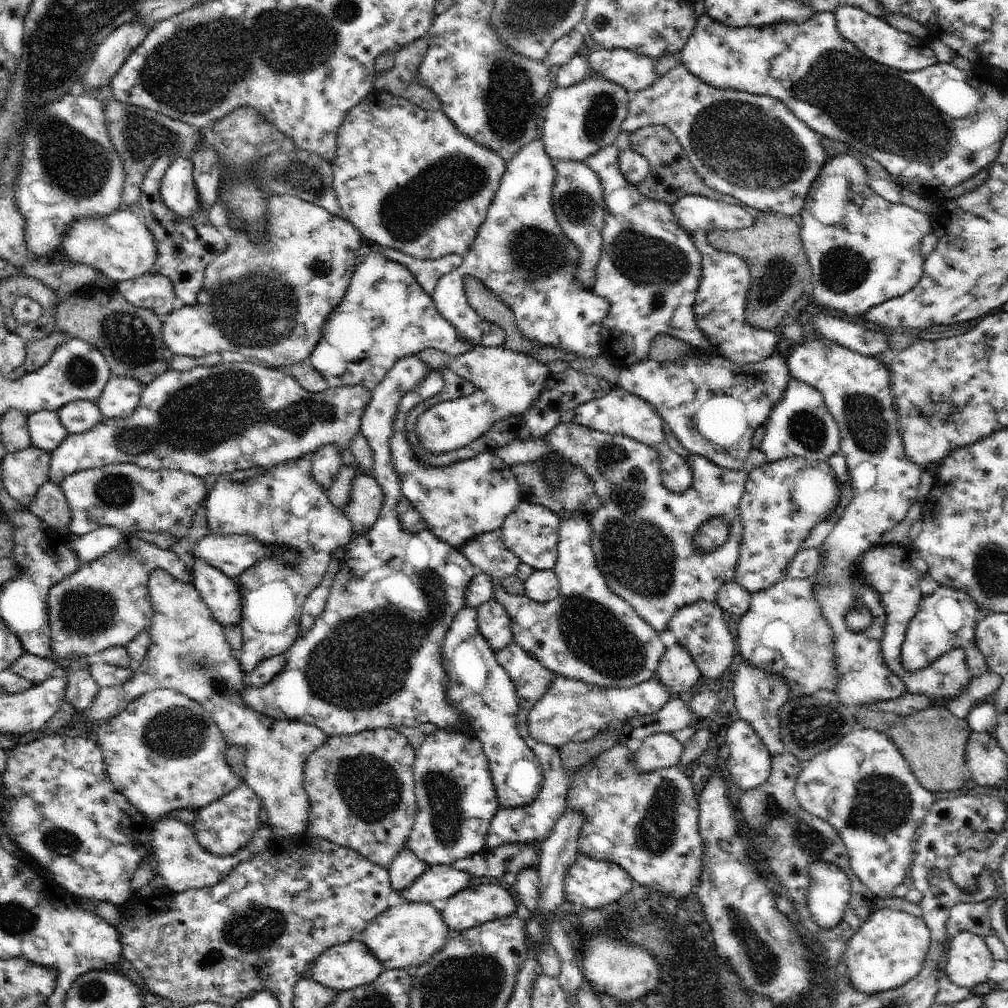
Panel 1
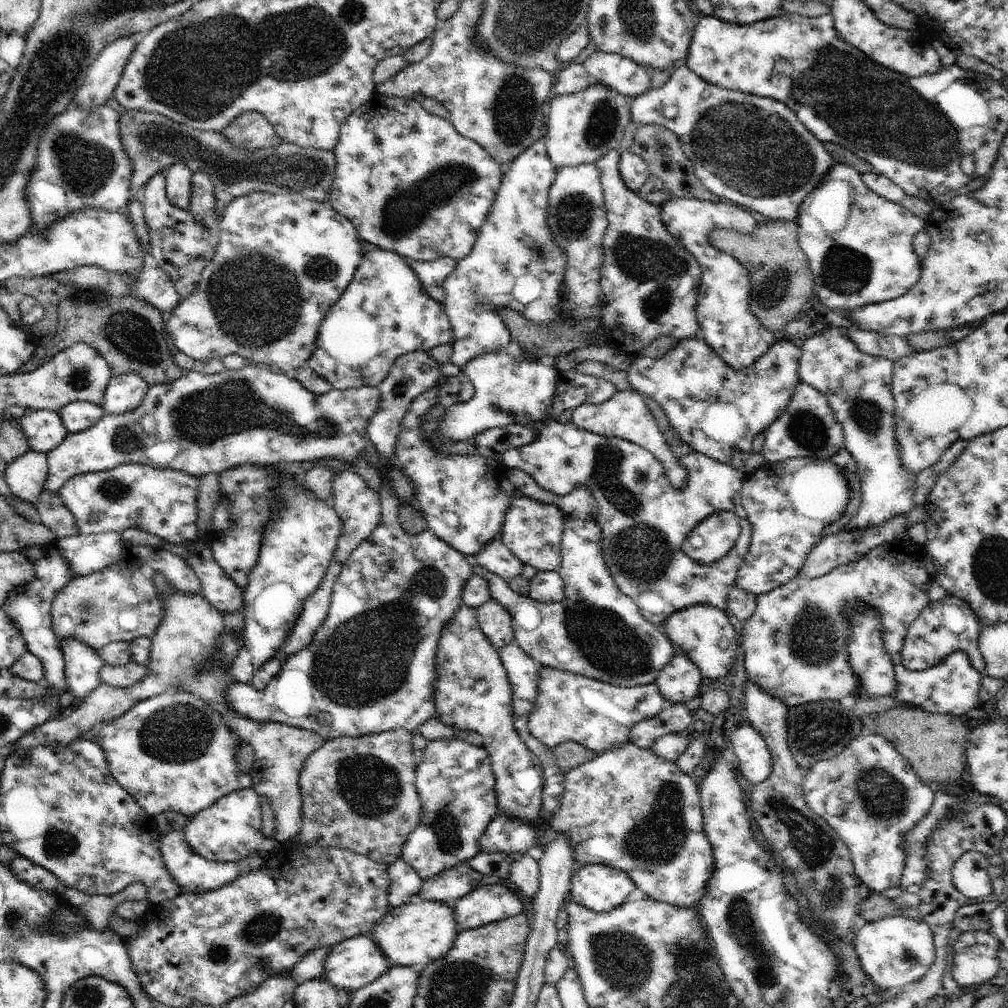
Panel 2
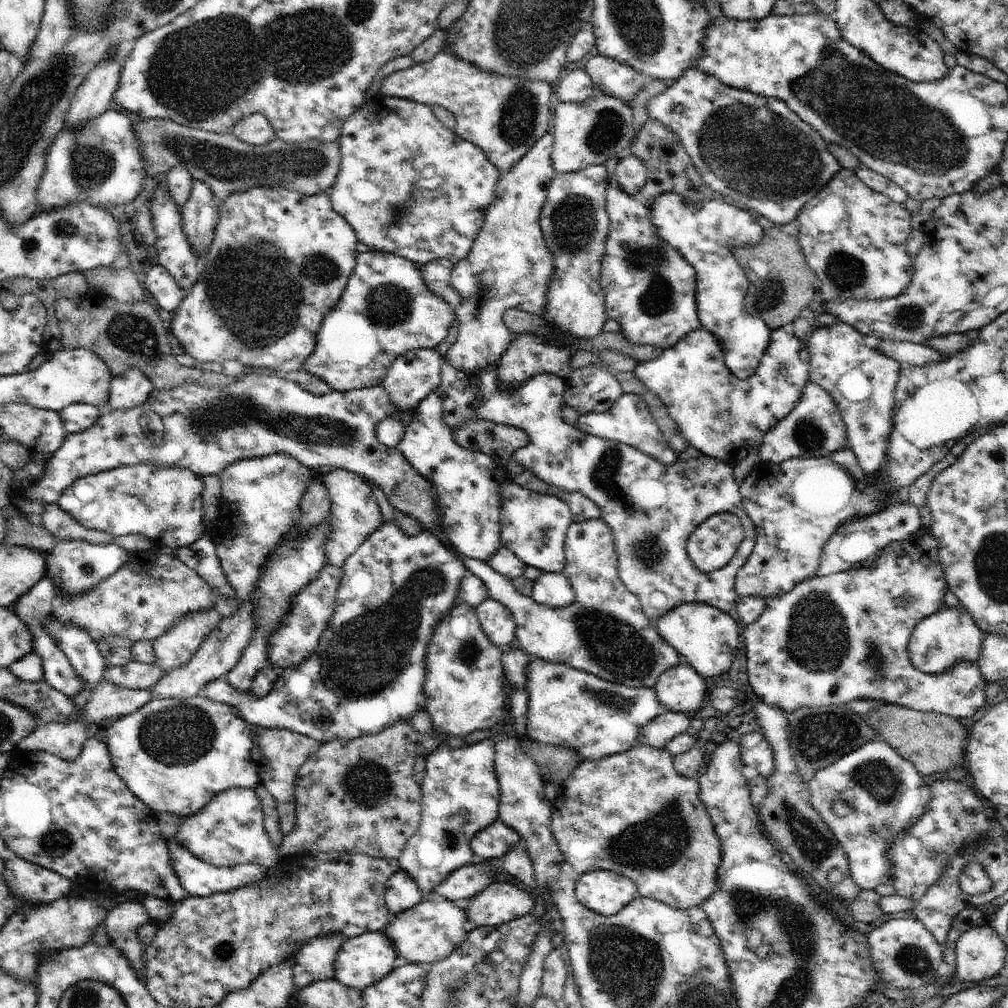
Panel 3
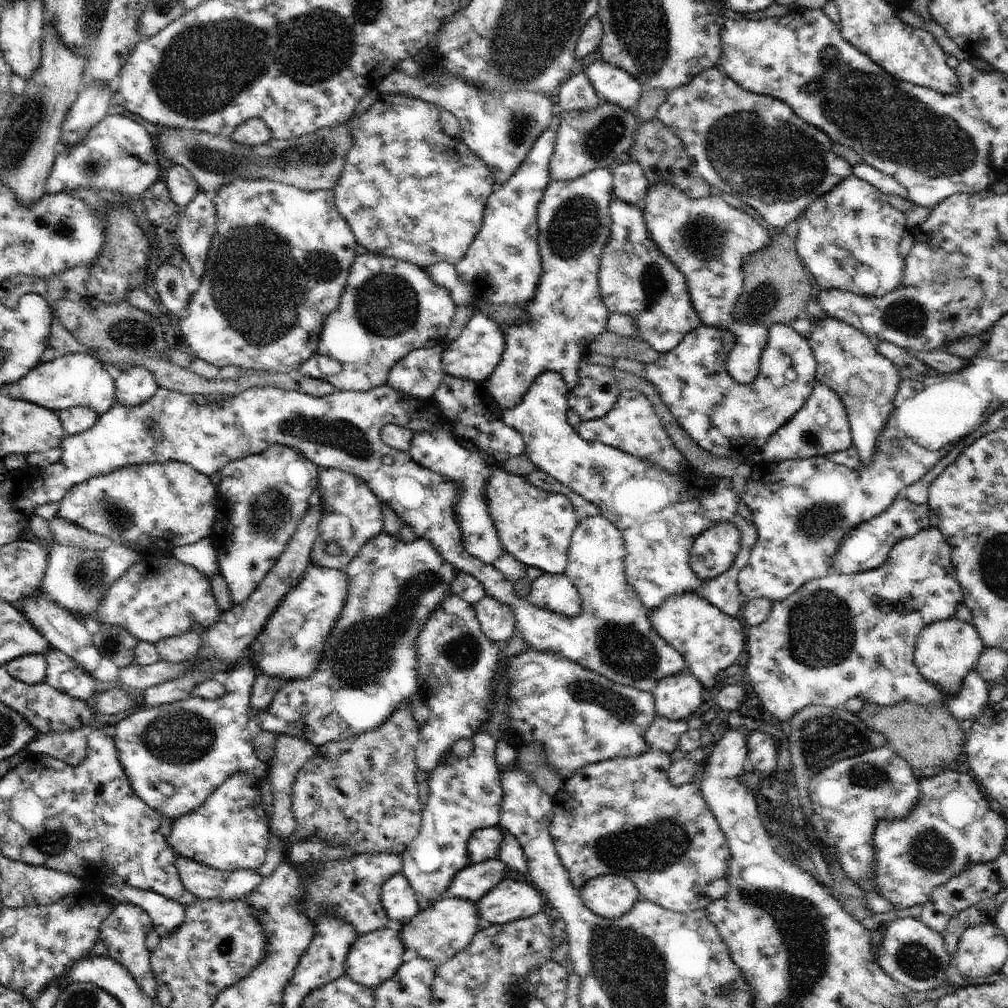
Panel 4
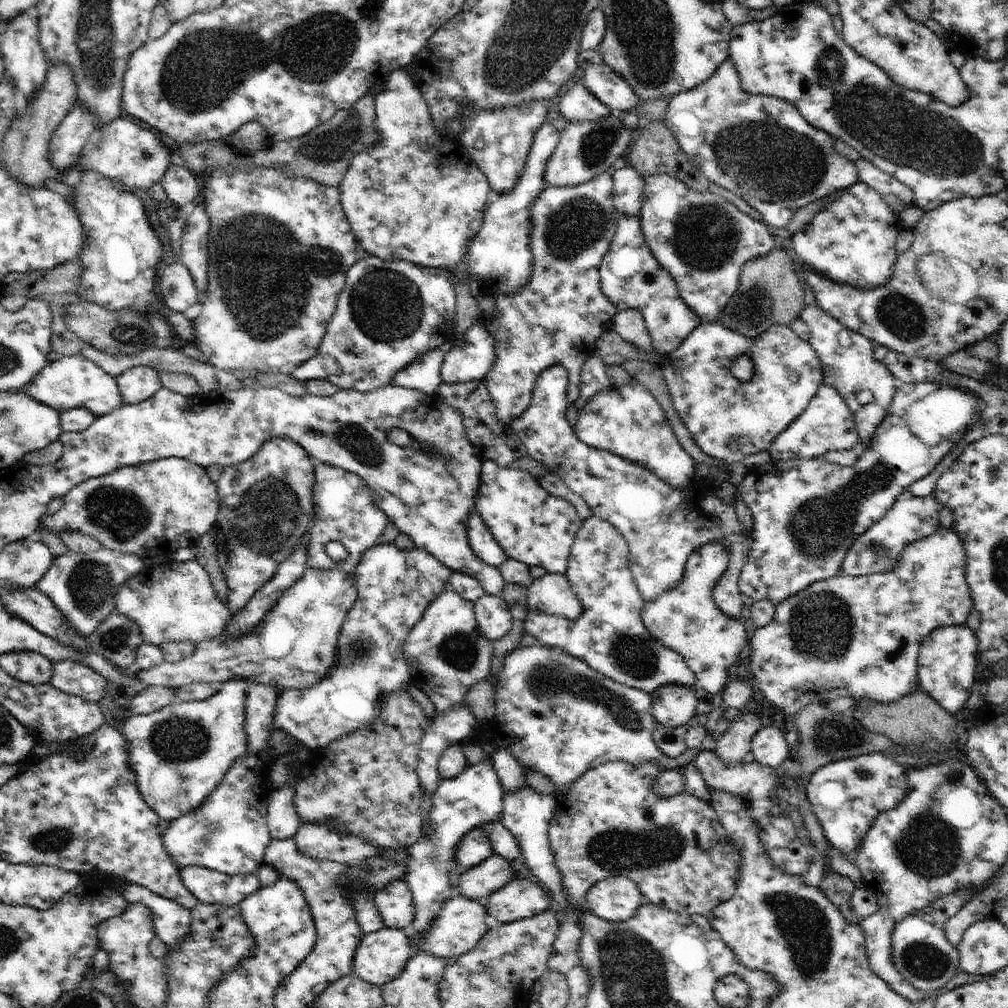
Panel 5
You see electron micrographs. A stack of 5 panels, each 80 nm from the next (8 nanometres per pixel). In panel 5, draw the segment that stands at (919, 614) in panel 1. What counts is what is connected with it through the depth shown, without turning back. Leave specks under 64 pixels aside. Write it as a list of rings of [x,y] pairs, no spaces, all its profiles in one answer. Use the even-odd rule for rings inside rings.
[[[966,626],[940,627],[933,630],[920,645],[917,656],[917,677],[921,690],[954,716],[965,710],[977,676],[978,639]]]

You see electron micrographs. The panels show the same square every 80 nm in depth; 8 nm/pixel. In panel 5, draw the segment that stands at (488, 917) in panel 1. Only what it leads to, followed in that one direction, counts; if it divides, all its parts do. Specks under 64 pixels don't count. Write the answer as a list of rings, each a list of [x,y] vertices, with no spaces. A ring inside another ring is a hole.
[[[512,879],[484,901],[487,914],[502,923],[511,923],[548,910],[552,897],[530,879]]]

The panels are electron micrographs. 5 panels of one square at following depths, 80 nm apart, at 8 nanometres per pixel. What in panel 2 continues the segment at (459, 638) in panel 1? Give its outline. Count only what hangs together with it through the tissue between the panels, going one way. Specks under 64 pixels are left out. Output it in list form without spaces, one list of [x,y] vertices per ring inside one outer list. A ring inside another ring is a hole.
[[[464,604],[458,608],[454,617],[442,628],[441,640],[438,640],[436,650],[436,674],[438,680],[434,684],[434,702],[436,714],[440,716],[442,724],[455,730],[473,730],[484,739],[482,747],[490,756],[492,772],[495,777],[498,814],[508,818],[524,820],[526,824],[538,828],[538,847],[543,850],[556,838],[546,820],[542,820],[542,794],[544,789],[543,767],[530,751],[530,748],[520,740],[514,728],[514,714],[512,707],[512,686],[508,681],[508,674],[502,665],[498,652],[494,650],[488,638],[484,636],[477,620],[477,610]]]

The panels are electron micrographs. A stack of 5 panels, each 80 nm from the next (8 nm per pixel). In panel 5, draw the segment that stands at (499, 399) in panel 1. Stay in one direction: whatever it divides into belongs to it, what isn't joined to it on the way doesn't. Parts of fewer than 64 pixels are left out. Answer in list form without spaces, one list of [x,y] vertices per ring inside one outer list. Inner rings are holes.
[[[552,366],[538,376],[534,390],[532,390],[530,406],[526,408],[526,412],[522,412],[522,416],[512,420],[509,427],[527,448],[527,455],[540,462],[544,468],[548,468],[548,471],[557,474],[558,478],[572,492],[586,500],[586,504],[594,512],[593,516],[614,524],[620,534],[626,538],[629,546],[628,568],[645,603],[658,600],[658,597],[662,596],[664,592],[676,588],[676,584],[682,582],[682,576],[684,576],[687,567],[686,561],[696,548],[715,541],[726,544],[730,562],[718,580],[718,584],[712,590],[712,600],[718,605],[718,608],[722,609],[722,612],[726,613],[726,616],[738,619],[742,608],[744,608],[738,580],[751,549],[752,532],[746,532],[738,520],[735,506],[722,502],[714,492],[715,485],[710,484],[706,479],[693,477],[686,488],[674,488],[648,468],[629,462],[626,458],[616,456],[612,452],[587,446],[578,440],[573,428],[566,420],[567,389],[568,372],[566,372],[566,368]]]

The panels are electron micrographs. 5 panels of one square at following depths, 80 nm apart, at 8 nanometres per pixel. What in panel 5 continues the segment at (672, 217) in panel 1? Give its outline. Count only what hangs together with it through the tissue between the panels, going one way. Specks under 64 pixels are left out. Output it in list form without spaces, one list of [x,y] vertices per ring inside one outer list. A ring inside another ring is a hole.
[[[638,217],[617,218],[617,229],[610,250],[599,269],[602,294],[617,310],[637,309],[643,317],[650,344],[661,357],[680,347],[684,340],[702,323],[690,306],[682,300],[680,288],[666,268],[652,256],[645,243]]]

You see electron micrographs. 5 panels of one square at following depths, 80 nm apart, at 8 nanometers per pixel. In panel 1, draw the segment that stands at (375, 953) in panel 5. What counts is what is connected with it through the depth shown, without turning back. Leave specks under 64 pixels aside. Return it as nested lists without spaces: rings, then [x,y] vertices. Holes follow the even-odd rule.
[[[361,939],[332,946],[318,956],[315,964],[308,970],[310,978],[337,993],[371,984],[385,972],[382,962],[363,944]]]

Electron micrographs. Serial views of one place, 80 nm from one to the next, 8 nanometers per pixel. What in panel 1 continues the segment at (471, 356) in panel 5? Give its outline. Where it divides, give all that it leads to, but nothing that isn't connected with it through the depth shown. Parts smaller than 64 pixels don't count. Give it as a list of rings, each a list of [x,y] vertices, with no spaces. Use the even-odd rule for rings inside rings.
[[[539,138],[526,144],[512,160],[507,163],[506,172],[500,182],[494,201],[490,204],[487,218],[478,230],[474,243],[463,257],[462,265],[444,276],[437,285],[434,295],[430,295],[438,313],[454,326],[460,339],[471,343],[472,348],[502,347],[507,340],[504,330],[494,322],[481,318],[466,299],[464,280],[470,276],[480,280],[501,302],[511,310],[515,324],[521,334],[534,339],[541,345],[564,349],[583,359],[602,355],[601,323],[609,310],[609,304],[602,297],[586,291],[575,278],[580,248],[562,232],[552,204],[552,188],[556,172],[554,162],[545,152],[543,141]]]

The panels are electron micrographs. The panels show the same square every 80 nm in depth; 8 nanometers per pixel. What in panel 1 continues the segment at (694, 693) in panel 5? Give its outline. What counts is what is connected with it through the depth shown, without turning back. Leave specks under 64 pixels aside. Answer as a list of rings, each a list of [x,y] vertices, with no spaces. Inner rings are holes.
[[[678,642],[673,646],[668,646],[656,674],[673,697],[684,697],[689,694],[701,676],[690,654]]]

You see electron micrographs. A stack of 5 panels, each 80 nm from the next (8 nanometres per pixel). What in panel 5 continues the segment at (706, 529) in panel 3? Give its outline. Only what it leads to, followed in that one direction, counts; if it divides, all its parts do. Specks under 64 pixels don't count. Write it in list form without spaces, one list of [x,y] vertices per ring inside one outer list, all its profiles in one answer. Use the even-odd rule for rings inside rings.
[[[720,541],[696,548],[686,561],[682,582],[664,592],[658,600],[645,603],[642,610],[642,622],[648,632],[666,648],[681,654],[688,668],[694,672],[698,687],[704,688],[705,694],[713,695],[716,699],[728,684],[728,676],[740,662],[739,654],[750,640],[741,621],[726,616],[712,600],[712,590],[729,562],[728,548]]]

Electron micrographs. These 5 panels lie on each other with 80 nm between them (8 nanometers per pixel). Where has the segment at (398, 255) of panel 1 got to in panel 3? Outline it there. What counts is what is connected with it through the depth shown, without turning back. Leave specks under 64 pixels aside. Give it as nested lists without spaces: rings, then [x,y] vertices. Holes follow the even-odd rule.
[[[438,258],[429,264],[414,263],[414,266],[422,274],[424,284],[428,286],[428,290],[432,294],[440,296],[444,302],[448,302],[452,306],[462,302],[462,296],[458,296],[458,292],[454,292],[454,288],[450,288],[450,276],[454,266],[450,260]]]

